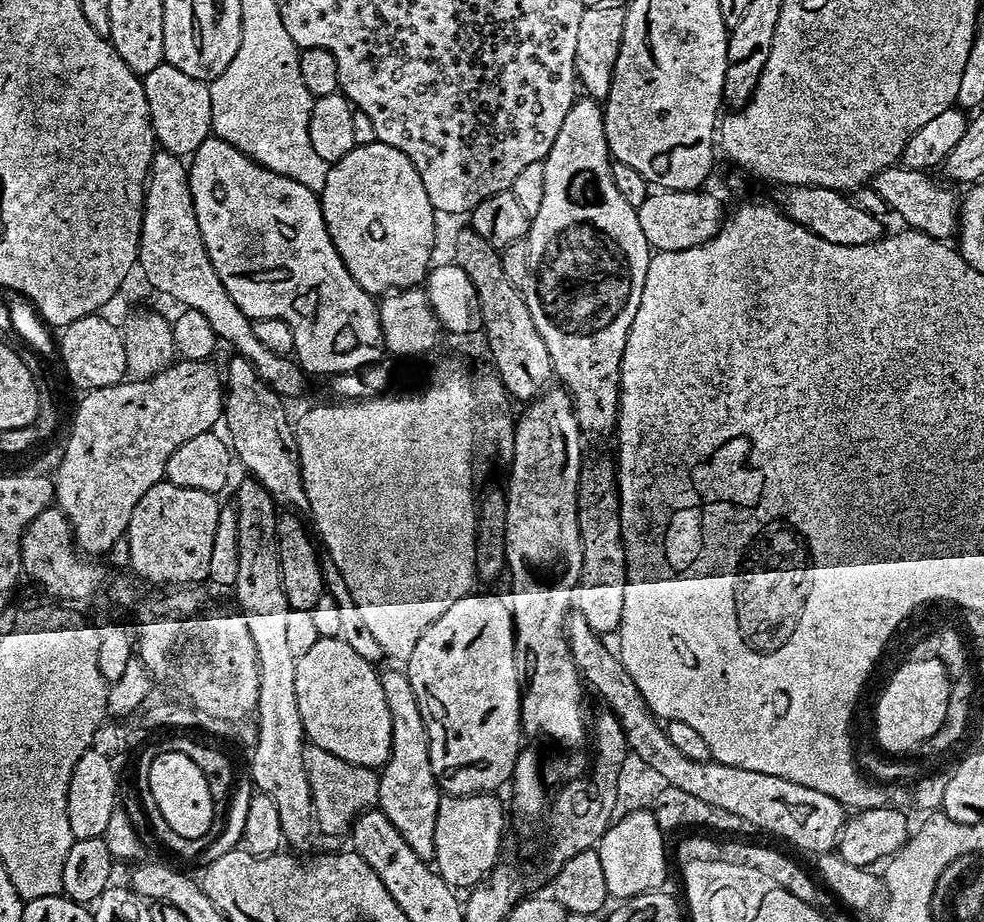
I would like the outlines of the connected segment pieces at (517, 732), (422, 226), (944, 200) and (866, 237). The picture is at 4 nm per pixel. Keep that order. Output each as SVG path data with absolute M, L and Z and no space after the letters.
M469 594L458 598L442 618L438 618L418 638L410 658L406 661L406 671L410 678L410 686L414 686L414 698L418 698L418 710L422 710L422 722L426 722L426 738L430 742L430 770L434 770L436 783L440 785L445 793L454 796L475 796L477 794L488 794L493 790L509 783L512 771L519 758L522 745L522 729L520 726L520 698L522 695L522 664L516 661L518 649L516 646L516 627L512 621L512 610L507 599L500 596L476 596Z
M357 143L350 154L346 154L346 158L329 167L326 184L319 198L327 232L334 242L334 250L338 250L342 262L346 262L350 278L354 278L354 282L358 282L358 286L362 286L362 290L366 290L372 297L383 298L425 283L434 264L432 250L438 218L410 158L406 158L402 150L394 150L394 146L371 143Z
M895 164L872 176L868 183L869 188L877 192L878 196L886 203L887 209L890 209L892 212L896 211L908 223L905 225L909 229L925 232L933 240L947 241L949 238L955 237L960 222L961 197L958 194L956 196L955 190L947 188L942 181L935 180L932 177L935 175L929 174L926 170L916 171L910 166L900 167L901 165Z
M793 185L785 192L787 192L785 215L828 242L846 245L849 248L863 248L885 235L883 224L885 221L881 217L860 209L853 199L844 195L839 189L825 185Z

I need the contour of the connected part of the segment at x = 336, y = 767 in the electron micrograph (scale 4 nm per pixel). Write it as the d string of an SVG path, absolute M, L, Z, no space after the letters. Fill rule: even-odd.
M311 747L305 757L308 770L311 798L313 800L314 821L318 832L328 836L344 835L361 812L373 809L379 803L379 773L368 767L358 766L338 758L337 755L318 747Z

